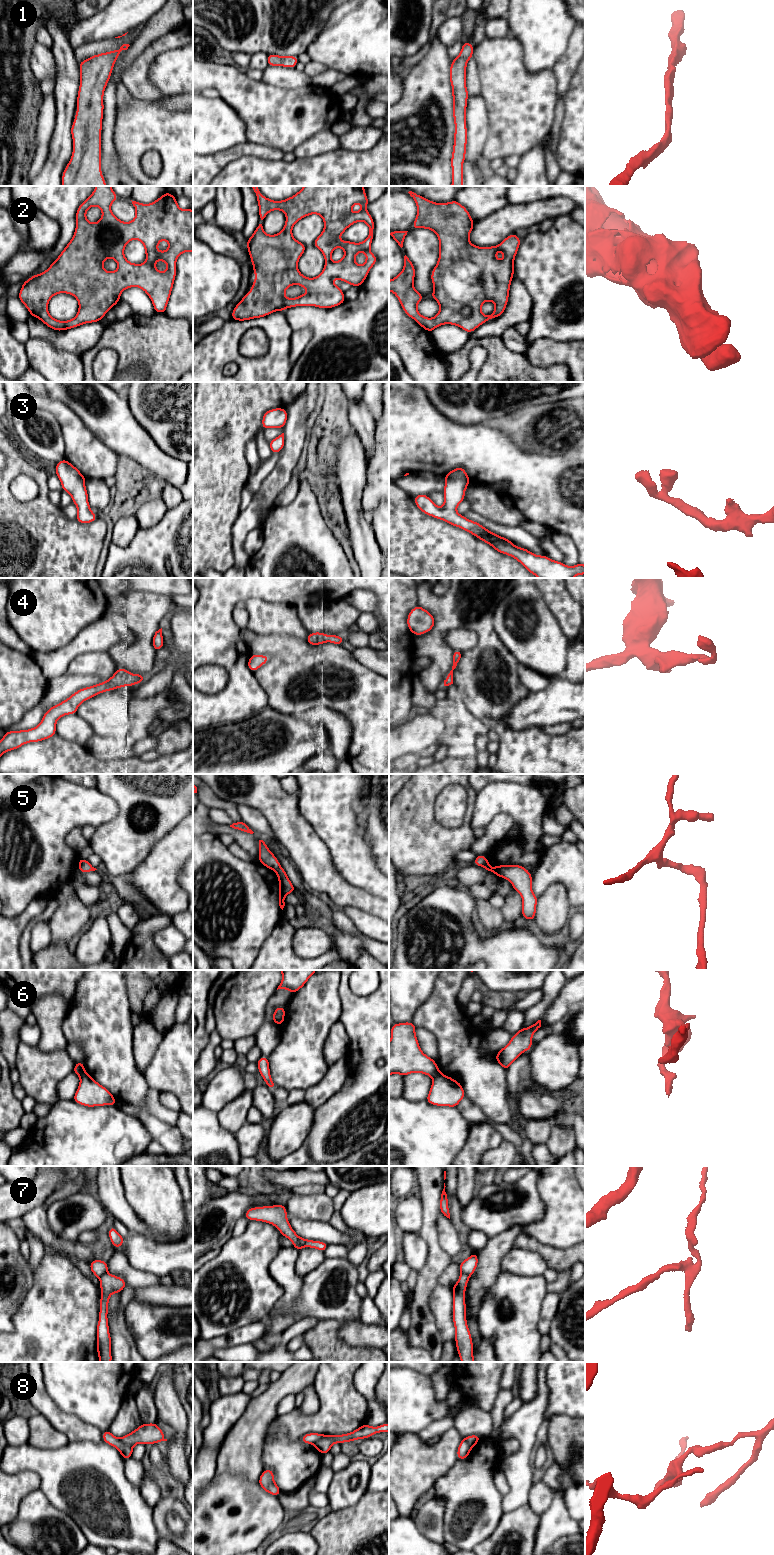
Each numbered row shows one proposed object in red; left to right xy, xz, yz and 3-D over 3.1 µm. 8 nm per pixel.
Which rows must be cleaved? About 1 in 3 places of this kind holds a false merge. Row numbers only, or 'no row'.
5, 6, 7, 8

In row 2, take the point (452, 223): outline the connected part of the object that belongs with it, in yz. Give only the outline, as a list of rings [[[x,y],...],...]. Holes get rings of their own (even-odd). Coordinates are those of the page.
[[[412,191],[408,193],[417,205],[417,216],[412,228],[432,230],[439,239],[439,258],[431,272],[434,291],[430,297],[439,303],[440,308],[433,318],[424,317],[418,312],[417,305],[424,296],[413,286],[415,267],[405,255],[403,270],[389,280],[389,291],[396,295],[403,311],[428,332],[432,332],[440,325],[451,324],[471,333],[486,321],[501,316],[508,303],[510,285],[514,276],[514,259],[521,239],[513,233],[497,246],[475,246],[469,241],[469,235],[475,223],[468,210],[458,201],[436,203]],[[486,301],[492,301],[495,304],[495,310],[489,316],[481,312],[481,307]]]

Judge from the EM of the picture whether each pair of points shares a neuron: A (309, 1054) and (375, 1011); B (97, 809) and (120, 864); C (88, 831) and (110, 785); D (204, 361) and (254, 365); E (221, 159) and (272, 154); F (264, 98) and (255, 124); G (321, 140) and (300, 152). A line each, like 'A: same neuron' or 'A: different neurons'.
A: different neurons
B: different neurons
C: different neurons
D: same neuron
E: same neuron
F: same neuron
G: same neuron

